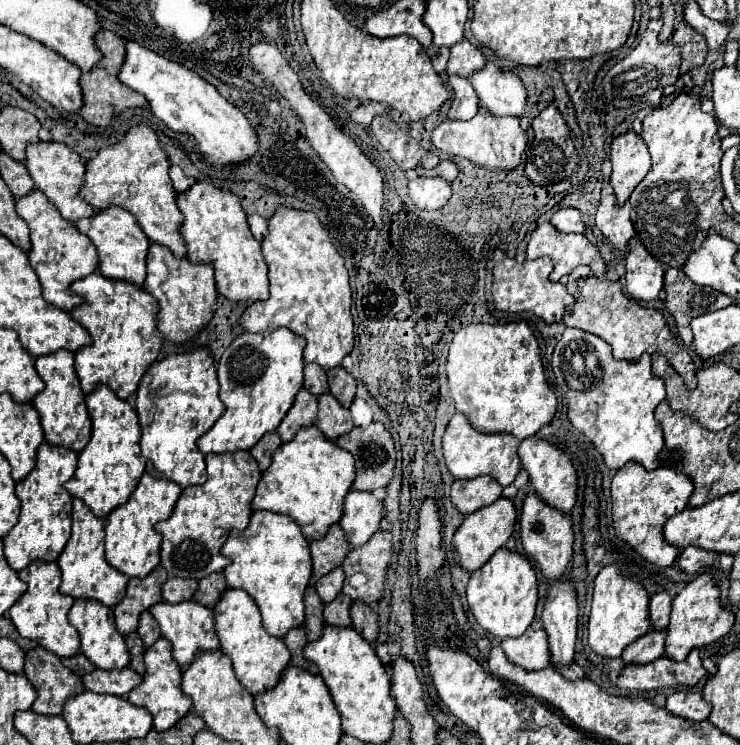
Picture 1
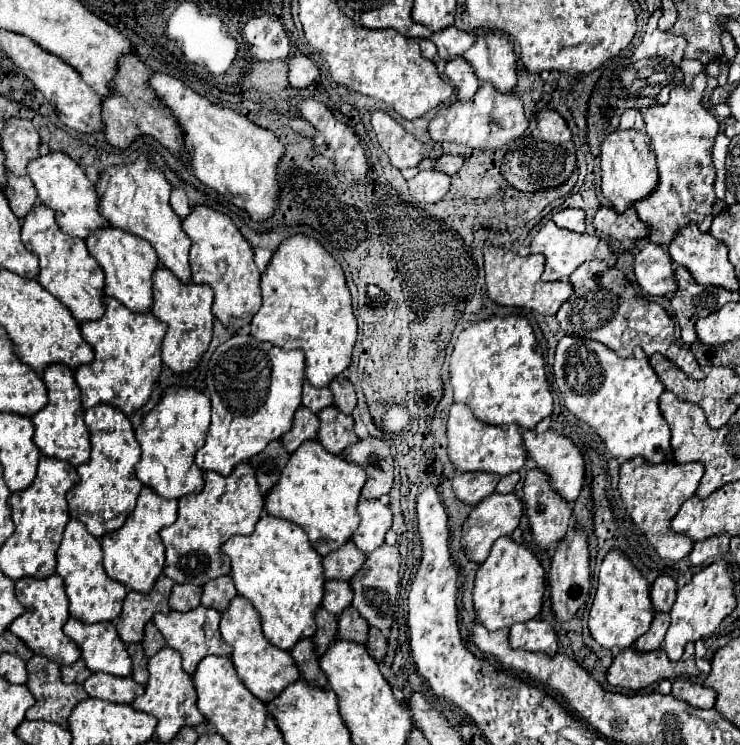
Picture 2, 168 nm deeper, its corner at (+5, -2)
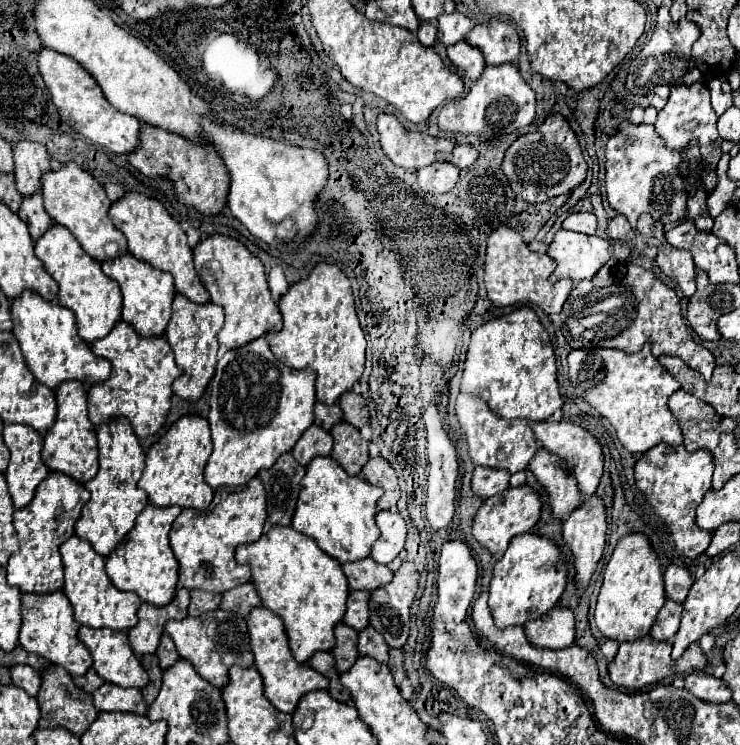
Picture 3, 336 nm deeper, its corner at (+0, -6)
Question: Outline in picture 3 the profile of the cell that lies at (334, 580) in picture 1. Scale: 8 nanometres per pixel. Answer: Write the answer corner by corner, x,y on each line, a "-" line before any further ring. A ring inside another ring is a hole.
350,591
350,597
348,597
348,603
346,603
348,609
346,609
344,623
350,625
356,631
366,629
368,623
370,623
368,601
370,601
370,593
368,591

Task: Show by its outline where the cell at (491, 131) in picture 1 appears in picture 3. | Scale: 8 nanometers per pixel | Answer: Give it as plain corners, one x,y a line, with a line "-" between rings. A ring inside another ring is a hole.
486,65
482,77
474,81
470,91
464,97
458,97
446,103
438,115
438,127
446,133
484,133
502,129
504,133
512,133
516,129
528,127
534,121
536,111
536,95
530,85
522,79
518,67
510,65

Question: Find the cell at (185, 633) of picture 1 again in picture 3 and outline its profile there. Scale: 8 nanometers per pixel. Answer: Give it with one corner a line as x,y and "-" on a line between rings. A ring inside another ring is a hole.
214,609
210,613
202,613
200,617
186,617
184,621
168,621
166,633
174,639
180,657
190,661
196,667
196,671
218,689
222,689
228,683
228,671
232,665
254,667
246,617
234,611

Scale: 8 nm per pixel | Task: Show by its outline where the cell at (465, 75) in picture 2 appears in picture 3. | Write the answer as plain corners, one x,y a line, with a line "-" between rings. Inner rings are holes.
458,41
458,45
450,45
448,47
448,59
456,65
456,69
468,81
476,81
482,75
482,69
486,67
486,61
482,57
482,51
474,49
466,41

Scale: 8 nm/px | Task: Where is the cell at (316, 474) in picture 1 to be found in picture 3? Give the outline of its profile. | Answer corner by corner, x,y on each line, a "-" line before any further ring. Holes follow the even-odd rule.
314,457
306,467
300,487
292,527
312,537
324,553
340,563
370,557
372,545
380,537
374,517
378,513
376,501
382,497
382,489
366,483
360,477
348,475
332,457

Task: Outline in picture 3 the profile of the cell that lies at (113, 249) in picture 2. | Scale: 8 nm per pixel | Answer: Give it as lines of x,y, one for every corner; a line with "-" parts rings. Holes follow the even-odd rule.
130,253
104,261
102,271
110,279
114,279
122,289
122,297
124,297
122,321
132,325
134,331
142,337
162,337
164,331
166,331
166,325
172,317
172,301
174,301
174,295
176,295
172,275
150,267
144,261
134,259

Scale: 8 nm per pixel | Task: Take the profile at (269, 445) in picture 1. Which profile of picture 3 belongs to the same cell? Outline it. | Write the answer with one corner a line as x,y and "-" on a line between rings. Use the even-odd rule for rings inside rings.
290,453
278,457
274,467
262,469
258,473
268,497
268,519
264,525
264,533
268,533
276,525
286,527
292,523
304,473
306,469
298,465

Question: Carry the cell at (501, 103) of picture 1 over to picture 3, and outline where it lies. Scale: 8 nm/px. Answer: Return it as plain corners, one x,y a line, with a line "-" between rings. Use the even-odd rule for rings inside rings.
496,17
490,21
478,23
468,35
466,41
478,47
484,53
486,65
502,65
502,63
516,63
520,53
520,37
518,31

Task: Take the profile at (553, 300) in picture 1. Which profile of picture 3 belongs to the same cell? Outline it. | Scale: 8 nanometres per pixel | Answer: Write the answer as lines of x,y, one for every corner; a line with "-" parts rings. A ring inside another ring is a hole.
506,225
498,227
490,237
486,245
486,257
484,257
484,283
488,289
488,299
496,307
516,305
516,303
530,303
542,307
548,315
560,313
566,297
572,291
572,281
562,279
556,283
550,283
548,277
556,269
556,261
548,255
540,255
528,249
528,243
522,239
520,233
508,229

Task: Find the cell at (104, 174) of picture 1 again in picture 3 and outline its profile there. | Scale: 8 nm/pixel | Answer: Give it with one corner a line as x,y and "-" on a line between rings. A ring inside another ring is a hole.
126,193
120,201
116,201
110,207
110,219
114,225
126,235
128,249
136,259
142,259
150,263
154,269
170,271
174,277
174,287
180,295
186,295
192,303
206,303
210,301
210,295
206,293
204,285
200,283
200,277
192,263
192,249
186,245
186,233
180,229
180,225
170,217
170,213
164,209
162,203
156,199
150,199
140,193

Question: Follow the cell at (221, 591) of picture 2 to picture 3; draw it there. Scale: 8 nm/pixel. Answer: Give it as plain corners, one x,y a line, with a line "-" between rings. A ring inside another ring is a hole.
244,583
244,585
238,585
230,591
226,591
222,595
222,603
220,603
222,609
236,611
244,617
250,613
250,609
254,609
258,605
262,605
262,601
260,601
260,595
256,593
256,587
252,583

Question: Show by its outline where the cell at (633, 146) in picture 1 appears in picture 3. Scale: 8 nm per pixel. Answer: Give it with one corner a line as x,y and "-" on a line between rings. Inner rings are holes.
624,121
618,131
606,143
606,195
610,207
624,215
630,225
636,225
636,219
642,213
650,213
660,223
674,223
686,217
686,199
698,185
702,185
708,193
712,193
718,185
718,173
702,165
702,155
696,141
690,141
682,153
666,147
662,137
658,137
654,125
640,123
634,125
-
696,159
696,169
690,169
692,183
680,175
680,165
690,165

